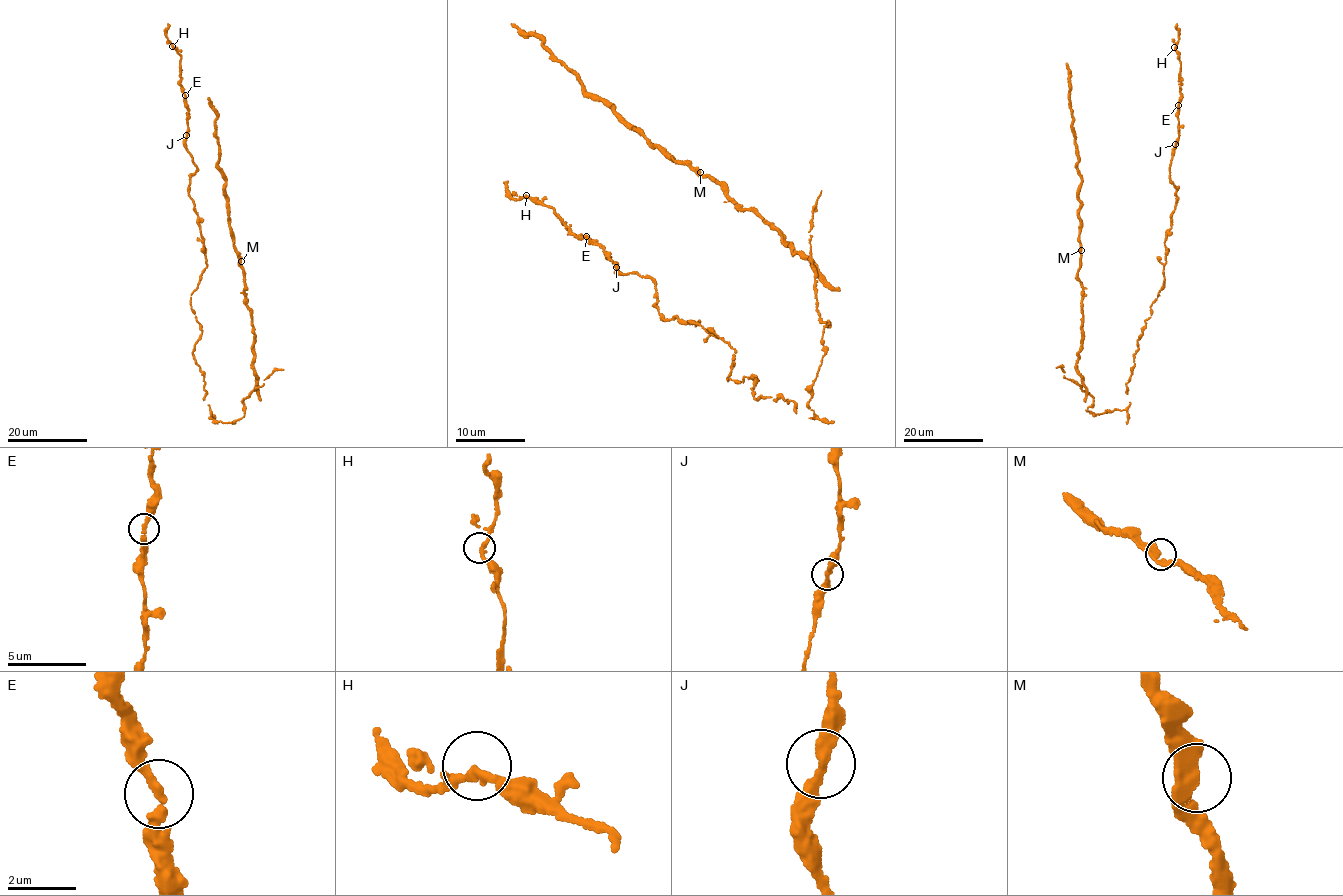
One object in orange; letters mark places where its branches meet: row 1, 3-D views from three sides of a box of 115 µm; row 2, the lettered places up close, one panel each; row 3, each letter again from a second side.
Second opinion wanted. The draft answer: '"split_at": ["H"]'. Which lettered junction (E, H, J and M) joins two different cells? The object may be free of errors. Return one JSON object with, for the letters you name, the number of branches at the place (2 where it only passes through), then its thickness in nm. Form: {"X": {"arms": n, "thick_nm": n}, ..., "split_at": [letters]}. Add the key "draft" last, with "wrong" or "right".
{"split_at": [], "draft": "wrong"}

